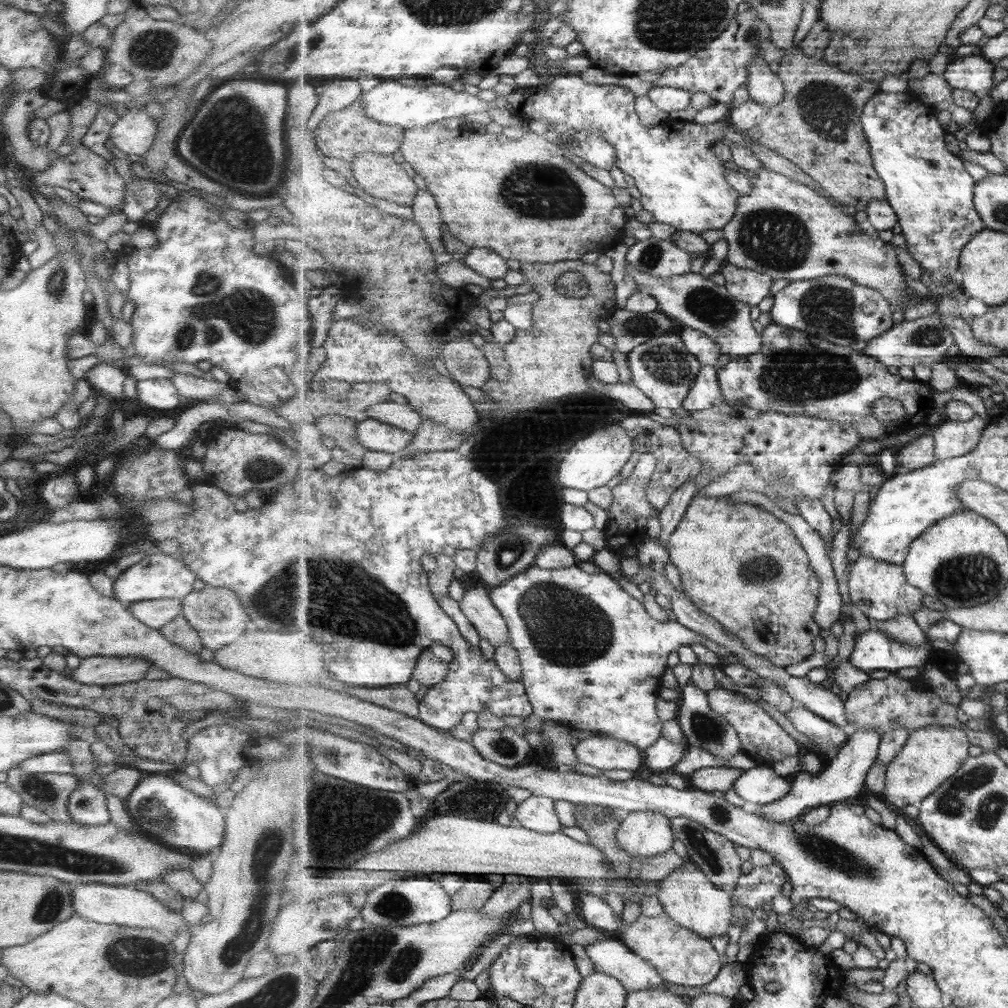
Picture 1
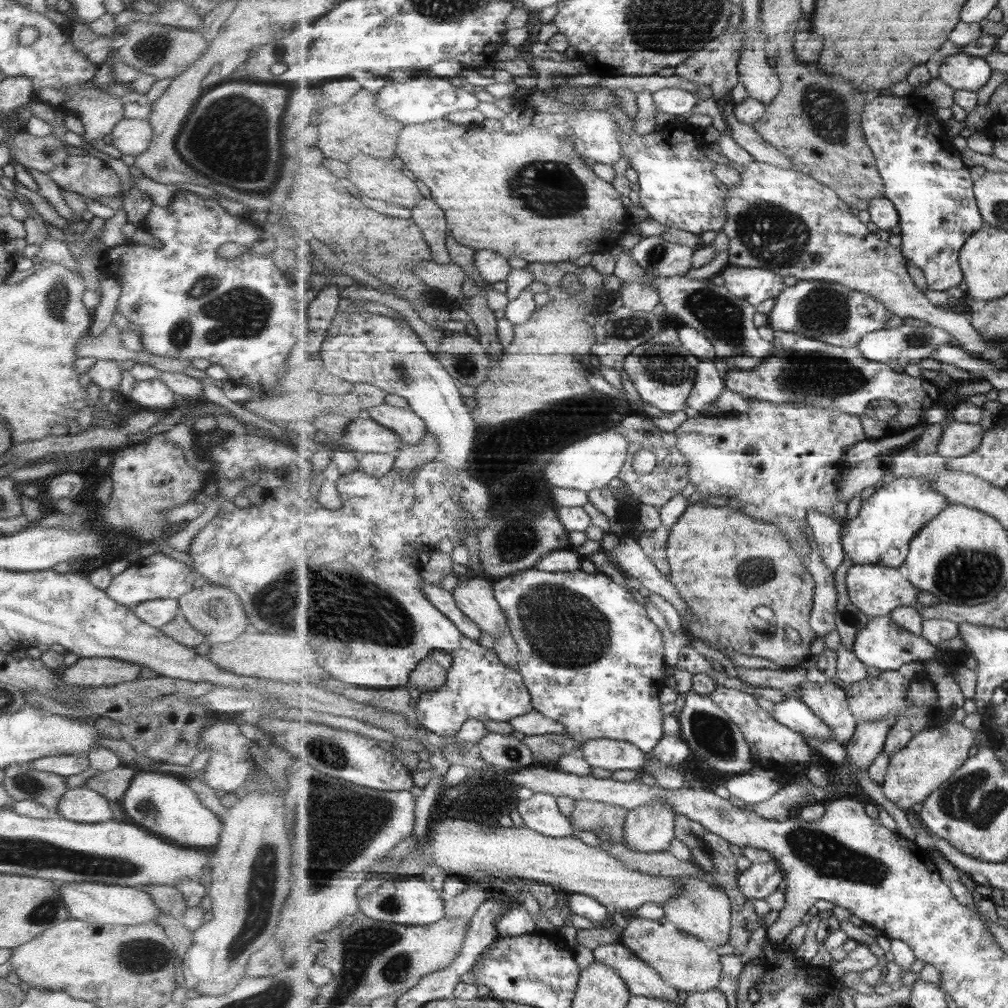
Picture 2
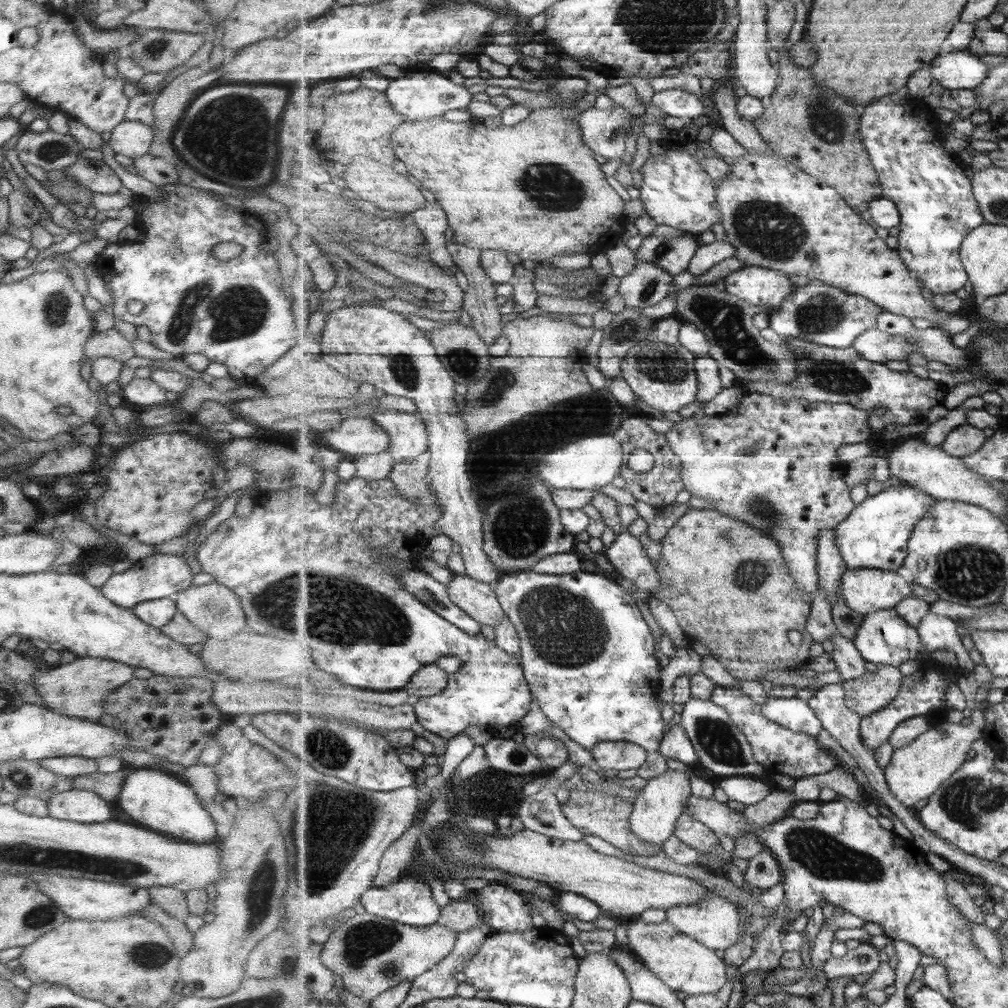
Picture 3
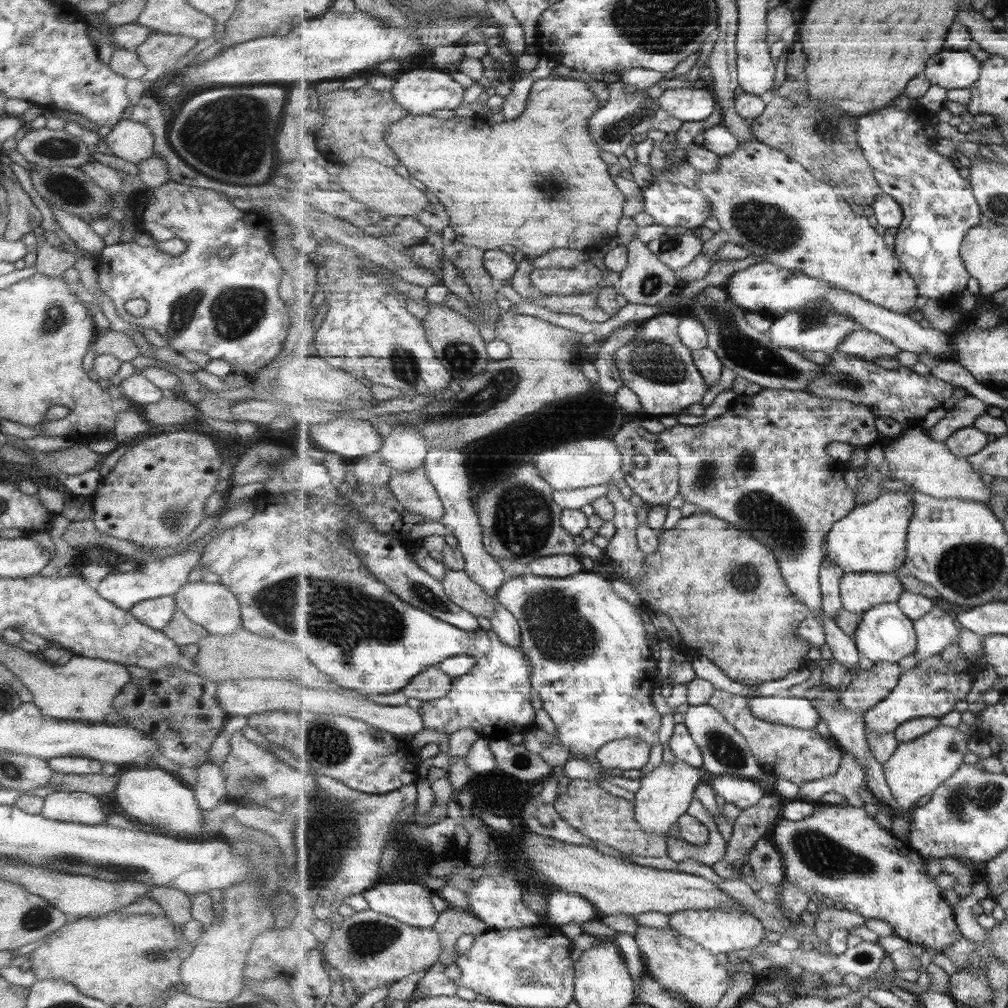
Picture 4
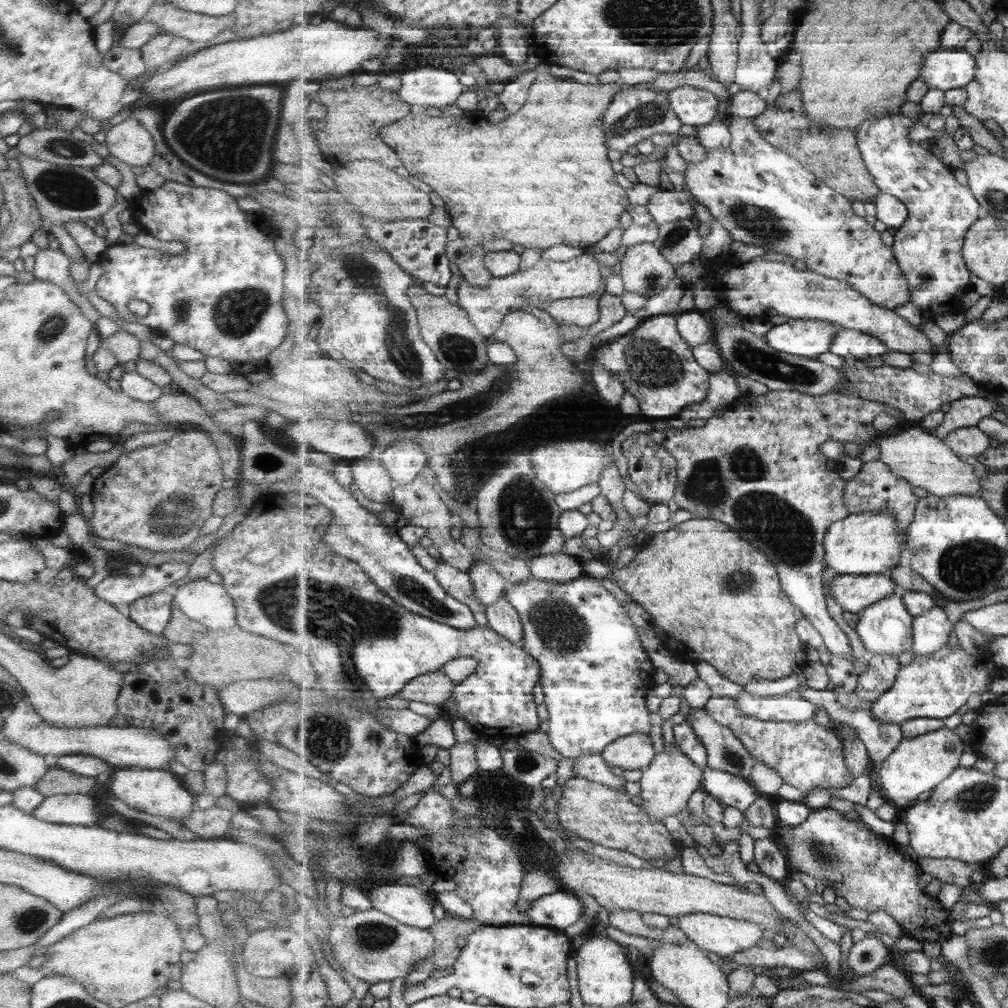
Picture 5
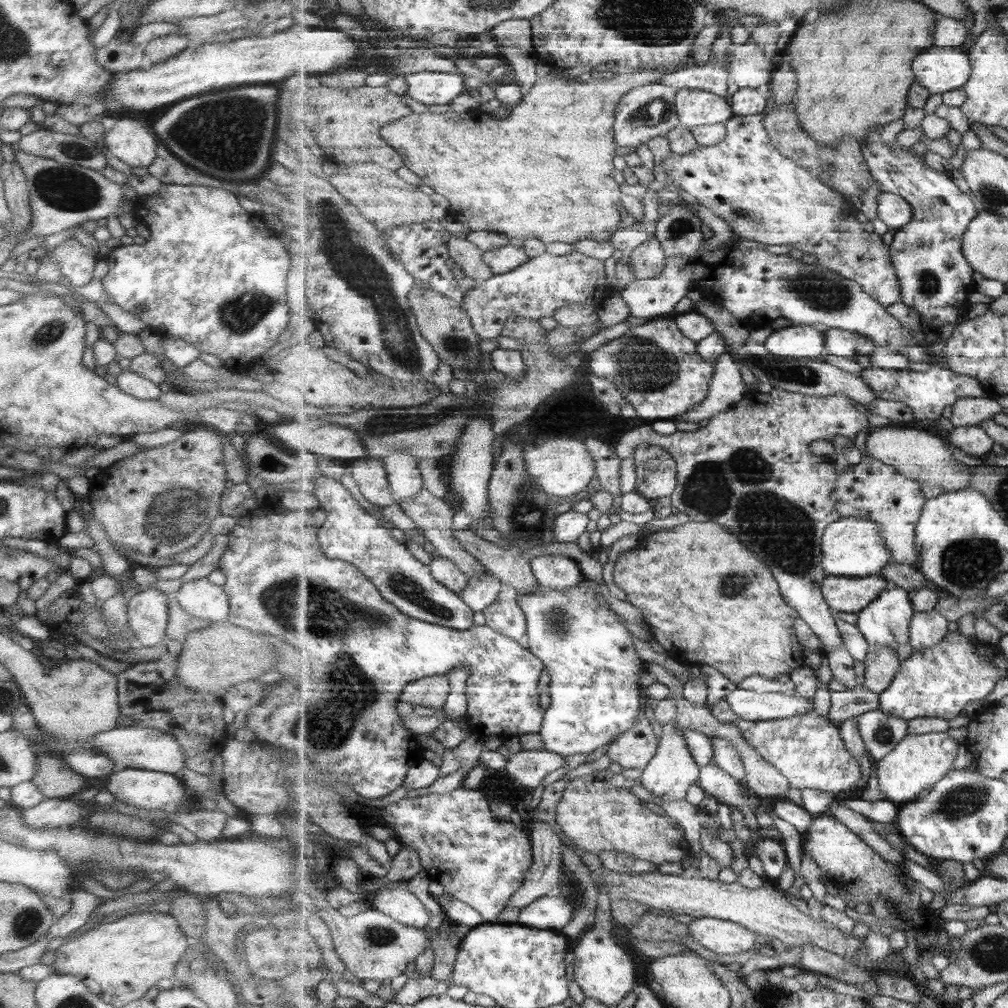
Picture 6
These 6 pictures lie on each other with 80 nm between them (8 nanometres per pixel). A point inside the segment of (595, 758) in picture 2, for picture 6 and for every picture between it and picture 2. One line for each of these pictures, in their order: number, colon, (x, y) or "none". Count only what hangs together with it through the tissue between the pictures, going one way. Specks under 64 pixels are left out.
3: (609, 755)
4: (628, 753)
5: (634, 752)
6: (635, 749)

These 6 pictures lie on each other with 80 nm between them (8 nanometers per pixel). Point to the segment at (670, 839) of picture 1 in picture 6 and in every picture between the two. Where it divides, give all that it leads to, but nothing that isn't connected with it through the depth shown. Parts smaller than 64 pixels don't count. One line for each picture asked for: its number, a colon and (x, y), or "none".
2: (648, 829)
3: (663, 800)
4: (666, 792)
5: (667, 784)
6: (673, 770)

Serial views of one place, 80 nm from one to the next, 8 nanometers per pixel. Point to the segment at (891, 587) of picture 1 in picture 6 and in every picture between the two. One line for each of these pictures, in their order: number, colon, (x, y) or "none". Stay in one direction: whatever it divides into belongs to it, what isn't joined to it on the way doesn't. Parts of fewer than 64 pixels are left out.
2: (877, 590)
3: (866, 590)
4: (860, 592)
5: (855, 593)
6: (845, 594)

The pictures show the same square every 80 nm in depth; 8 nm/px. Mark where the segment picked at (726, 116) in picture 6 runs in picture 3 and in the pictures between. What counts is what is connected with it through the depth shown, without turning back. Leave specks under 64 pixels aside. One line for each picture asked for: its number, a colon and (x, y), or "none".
3: (676, 102)
4: (689, 104)
5: (697, 107)

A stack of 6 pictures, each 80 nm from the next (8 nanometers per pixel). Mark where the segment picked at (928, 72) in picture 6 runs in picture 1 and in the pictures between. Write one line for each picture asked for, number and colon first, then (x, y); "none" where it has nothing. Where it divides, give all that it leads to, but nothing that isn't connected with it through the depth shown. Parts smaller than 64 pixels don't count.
1: (974, 73)
2: (962, 71)
3: (955, 70)
4: (949, 69)
5: (945, 69)

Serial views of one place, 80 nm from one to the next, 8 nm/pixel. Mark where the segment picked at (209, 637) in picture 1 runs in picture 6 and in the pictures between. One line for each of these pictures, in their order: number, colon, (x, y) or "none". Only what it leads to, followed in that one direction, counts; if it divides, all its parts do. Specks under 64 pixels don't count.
2: (214, 611)
3: (212, 608)
4: (212, 606)
5: (207, 604)
6: (200, 598)

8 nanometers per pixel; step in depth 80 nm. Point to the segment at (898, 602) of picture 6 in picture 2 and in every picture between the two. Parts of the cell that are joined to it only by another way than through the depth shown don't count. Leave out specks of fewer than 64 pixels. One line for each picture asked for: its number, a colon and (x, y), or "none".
2: (882, 644)
3: (885, 639)
4: (885, 634)
5: (886, 627)

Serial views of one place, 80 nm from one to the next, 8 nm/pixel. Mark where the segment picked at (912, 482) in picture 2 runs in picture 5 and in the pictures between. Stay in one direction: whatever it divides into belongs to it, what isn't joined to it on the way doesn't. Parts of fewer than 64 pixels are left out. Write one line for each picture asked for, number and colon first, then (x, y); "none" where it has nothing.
3: (876, 535)
4: (874, 538)
5: (865, 544)

